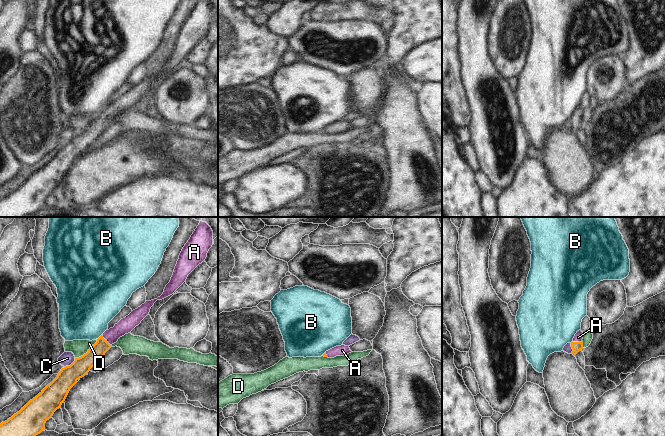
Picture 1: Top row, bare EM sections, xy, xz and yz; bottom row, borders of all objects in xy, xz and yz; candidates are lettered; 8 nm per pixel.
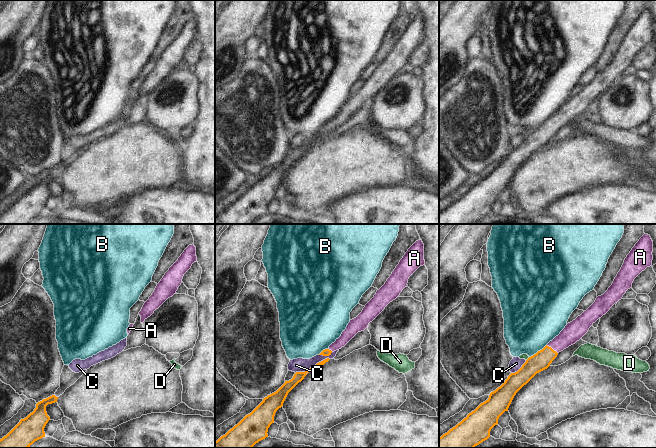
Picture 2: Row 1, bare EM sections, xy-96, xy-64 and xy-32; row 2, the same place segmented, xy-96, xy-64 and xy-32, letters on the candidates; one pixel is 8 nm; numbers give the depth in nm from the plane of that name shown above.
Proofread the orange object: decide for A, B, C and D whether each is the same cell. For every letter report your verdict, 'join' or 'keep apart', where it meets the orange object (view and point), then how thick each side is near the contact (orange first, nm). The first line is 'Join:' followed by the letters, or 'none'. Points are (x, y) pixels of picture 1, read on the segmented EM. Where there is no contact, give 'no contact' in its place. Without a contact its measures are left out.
Join: A
A: join; contact xy (105, 340); calibres 130 and 120 nm
B: keep apart; contact xy (99, 337); calibres 130 and 420 nm
C: keep apart; contact xy (71, 364); calibres 170 and 110 nm
D: keep apart; contact xy (88, 351); calibres 150 and 130 nm

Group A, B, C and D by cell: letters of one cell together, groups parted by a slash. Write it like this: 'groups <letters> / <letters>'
groups A / B / C / D

